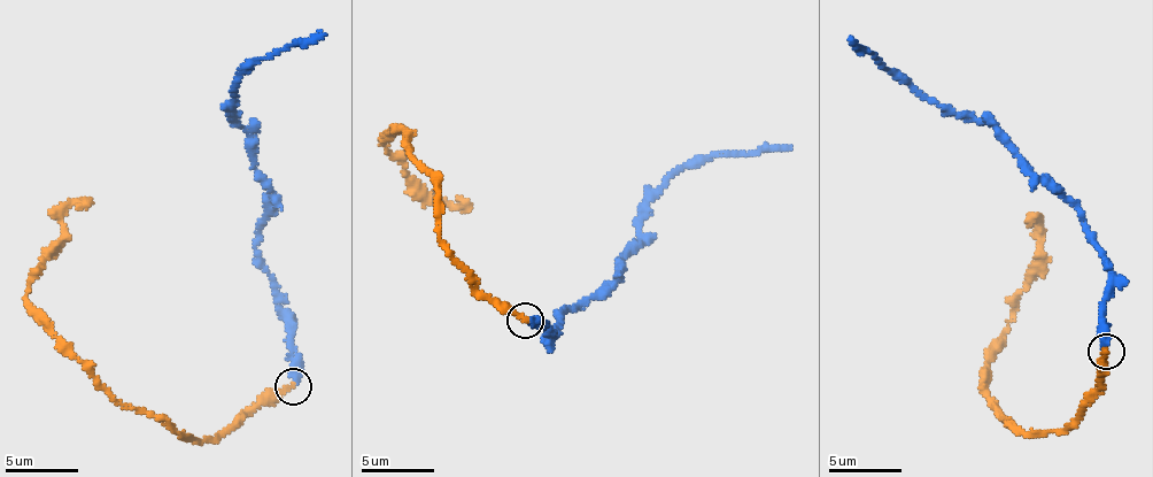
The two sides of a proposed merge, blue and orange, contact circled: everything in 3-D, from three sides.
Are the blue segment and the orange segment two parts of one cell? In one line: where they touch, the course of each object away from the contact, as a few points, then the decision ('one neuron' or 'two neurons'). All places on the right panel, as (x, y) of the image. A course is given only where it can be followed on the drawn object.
(1106, 352) | blue via (1106, 348), (1103, 299), (1109, 262), (1080, 208), (1036, 177), (1016, 148), (976, 120), (946, 113), (849, 39) | orange via (1106, 352), (1095, 390), (1063, 430), (1016, 435), (983, 384), (987, 356), (1038, 254), (1037, 220), (1026, 221) | one neuron

